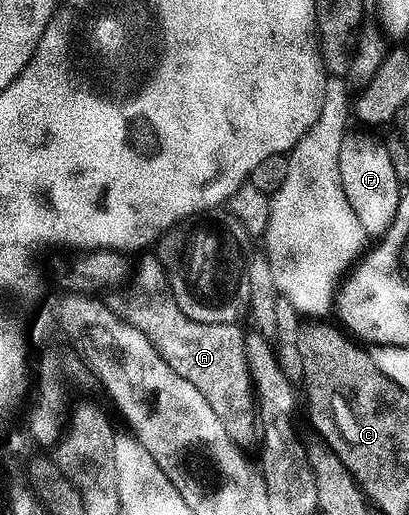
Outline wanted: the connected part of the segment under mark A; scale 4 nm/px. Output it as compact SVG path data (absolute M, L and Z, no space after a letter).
M147 254L137 263L127 304L121 308L123 318L141 329L164 361L174 371L181 373L185 381L192 383L205 401L209 401L213 413L221 417L221 425L225 425L225 433L229 433L233 442L240 445L251 443L254 439L256 442L257 396L247 360L245 331L242 331L239 323L202 323L185 317L171 290L167 272L154 254Z

